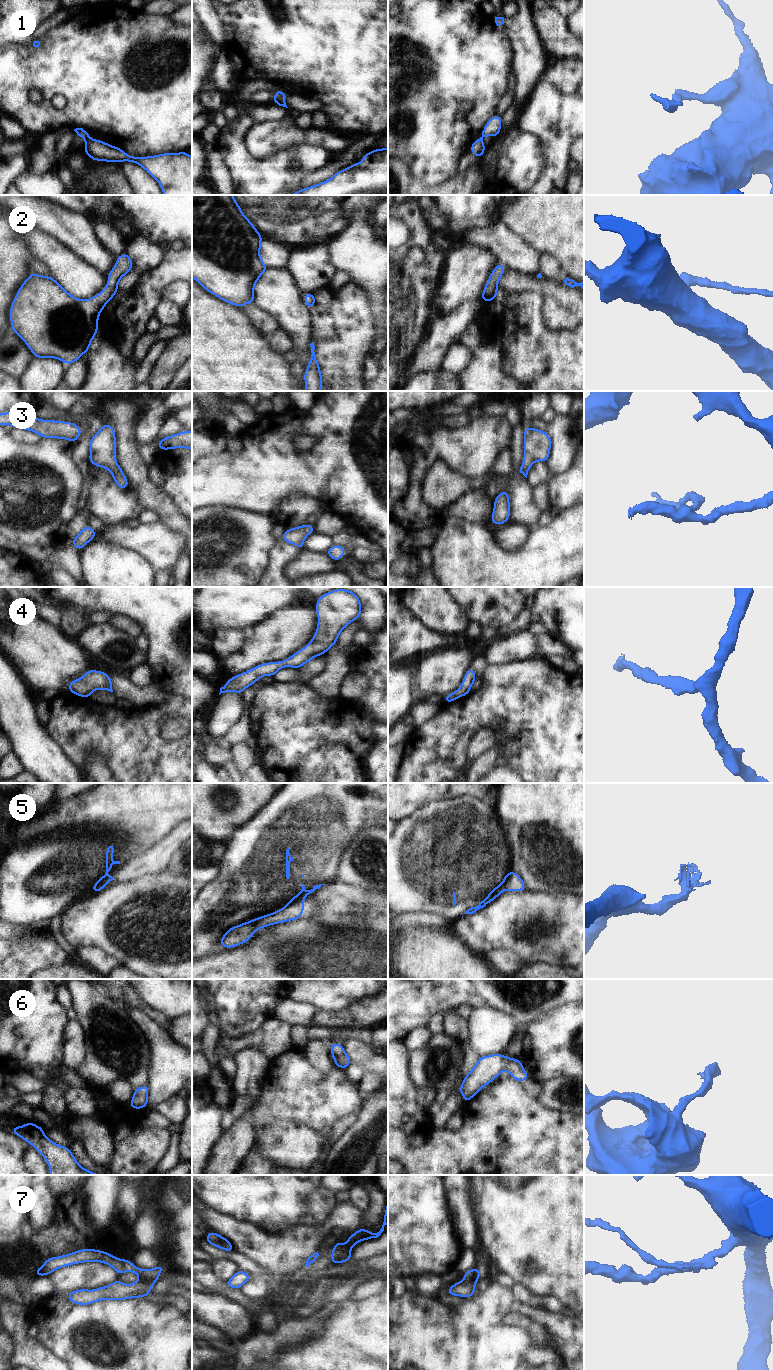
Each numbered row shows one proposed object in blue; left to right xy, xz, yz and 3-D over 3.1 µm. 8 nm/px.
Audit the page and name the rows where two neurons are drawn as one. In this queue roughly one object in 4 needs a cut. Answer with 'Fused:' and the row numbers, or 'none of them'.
Fused: 1, 5, 7

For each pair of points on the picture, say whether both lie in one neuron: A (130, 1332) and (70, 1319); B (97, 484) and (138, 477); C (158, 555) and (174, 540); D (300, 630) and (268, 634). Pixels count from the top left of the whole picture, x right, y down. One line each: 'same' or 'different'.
A: same
B: different
C: same
D: same

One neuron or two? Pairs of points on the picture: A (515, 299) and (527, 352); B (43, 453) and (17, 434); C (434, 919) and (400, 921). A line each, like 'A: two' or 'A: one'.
A: one
B: two
C: one

